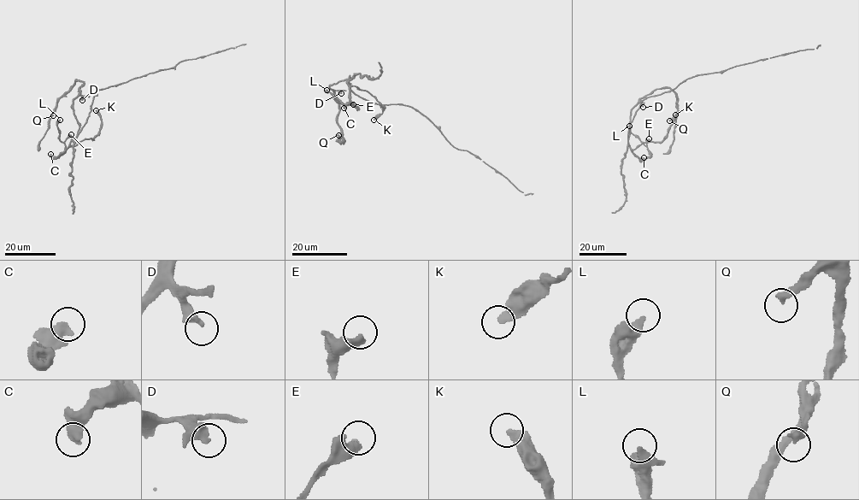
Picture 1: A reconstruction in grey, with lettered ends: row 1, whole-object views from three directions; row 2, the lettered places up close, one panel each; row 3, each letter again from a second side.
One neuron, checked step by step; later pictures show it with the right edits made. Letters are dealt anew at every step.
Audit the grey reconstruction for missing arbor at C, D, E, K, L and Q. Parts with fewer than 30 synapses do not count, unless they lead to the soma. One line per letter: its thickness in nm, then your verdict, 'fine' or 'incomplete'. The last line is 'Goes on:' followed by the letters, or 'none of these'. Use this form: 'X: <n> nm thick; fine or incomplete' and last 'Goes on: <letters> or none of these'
C: 460 nm thick; fine
D: 440 nm thick; fine
E: 440 nm thick; fine
K: 420 nm thick; fine
L: 280 nm thick; fine
Q: 300 nm thick; incomplete
Goes on: Q

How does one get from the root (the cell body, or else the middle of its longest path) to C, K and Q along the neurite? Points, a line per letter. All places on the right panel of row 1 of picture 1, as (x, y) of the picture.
C: (658, 95), (642, 101), (628, 132), (630, 148), (639, 160), (644, 157)
K: (658, 95), (642, 101), (628, 132), (630, 147), (634, 149), (650, 142), (661, 142), (675, 114)
Q: (658, 95), (642, 101), (628, 137), (630, 109), (656, 89), (669, 87), (675, 94), (678, 113), (669, 120)

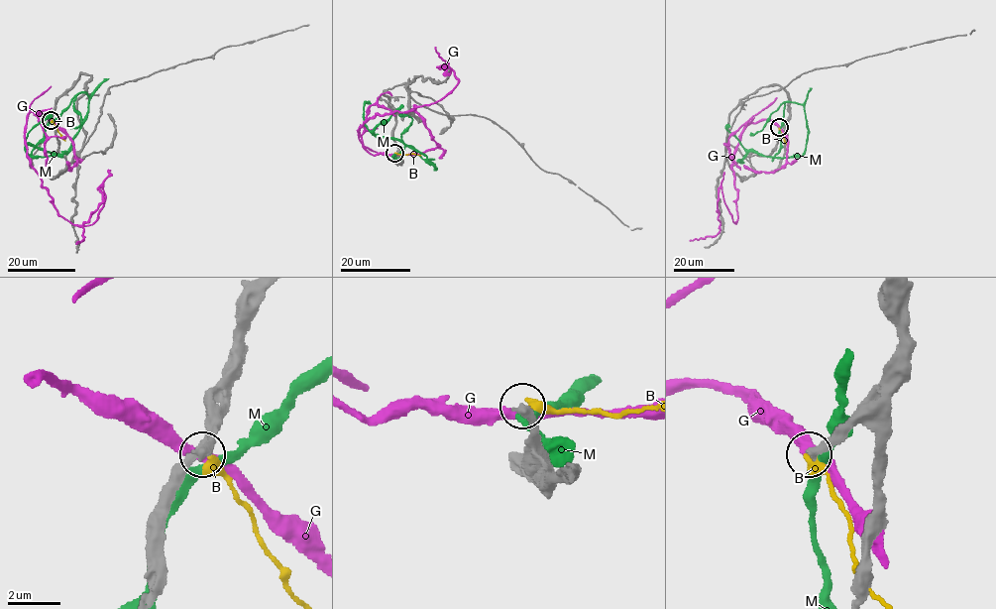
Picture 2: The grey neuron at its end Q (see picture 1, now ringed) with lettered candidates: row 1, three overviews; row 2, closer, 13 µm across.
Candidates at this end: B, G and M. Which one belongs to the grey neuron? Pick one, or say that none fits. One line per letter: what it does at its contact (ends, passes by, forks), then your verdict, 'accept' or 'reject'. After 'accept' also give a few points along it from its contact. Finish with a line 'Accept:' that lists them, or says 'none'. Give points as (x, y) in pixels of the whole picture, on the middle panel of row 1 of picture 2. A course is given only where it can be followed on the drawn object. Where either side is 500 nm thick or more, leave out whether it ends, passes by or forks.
B: it ends; reject
G: it passes by; reject
M: it passes by; reject
Accept: none

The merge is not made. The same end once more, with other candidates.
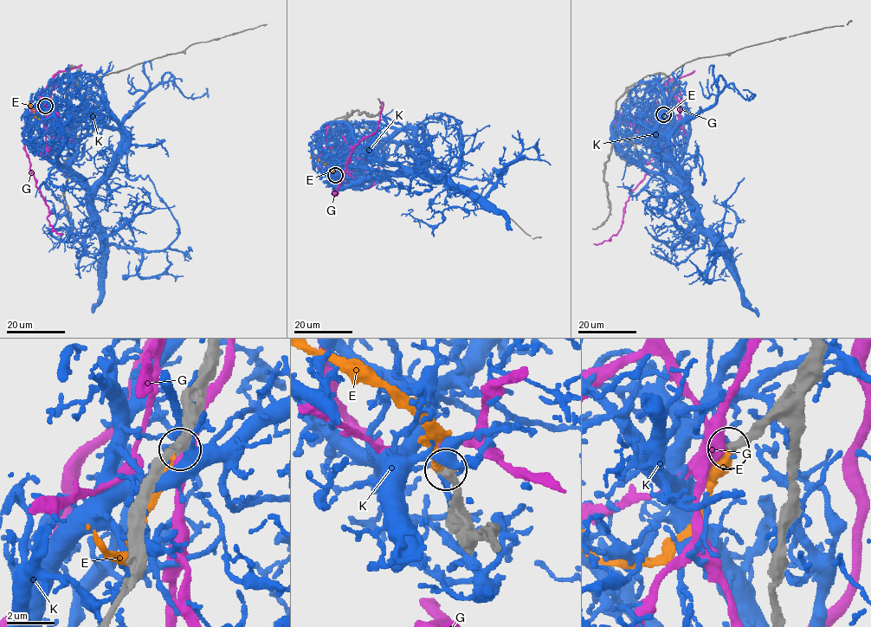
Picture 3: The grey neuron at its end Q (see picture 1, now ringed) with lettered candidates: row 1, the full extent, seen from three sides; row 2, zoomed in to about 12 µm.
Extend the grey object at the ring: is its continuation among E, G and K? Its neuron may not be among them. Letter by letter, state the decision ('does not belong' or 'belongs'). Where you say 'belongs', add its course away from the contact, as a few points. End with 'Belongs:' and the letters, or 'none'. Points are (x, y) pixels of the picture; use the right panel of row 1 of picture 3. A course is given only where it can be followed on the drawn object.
E: belongs | via (663, 113), (661, 122), (648, 127), (635, 112)
G: does not belong
K: does not belong
Belongs: E

